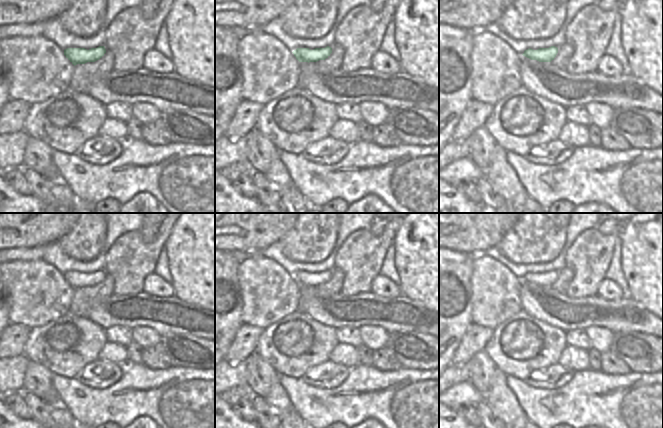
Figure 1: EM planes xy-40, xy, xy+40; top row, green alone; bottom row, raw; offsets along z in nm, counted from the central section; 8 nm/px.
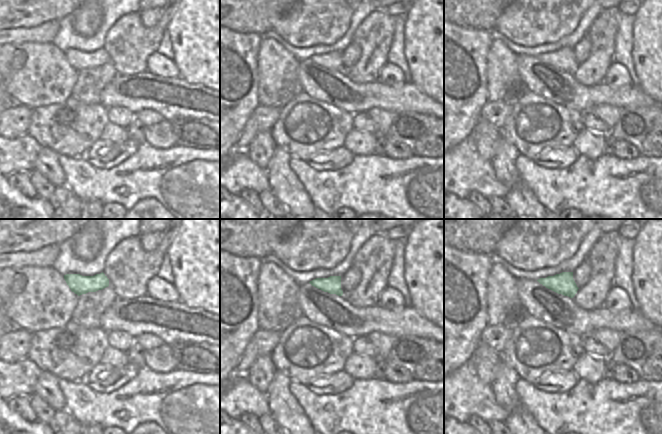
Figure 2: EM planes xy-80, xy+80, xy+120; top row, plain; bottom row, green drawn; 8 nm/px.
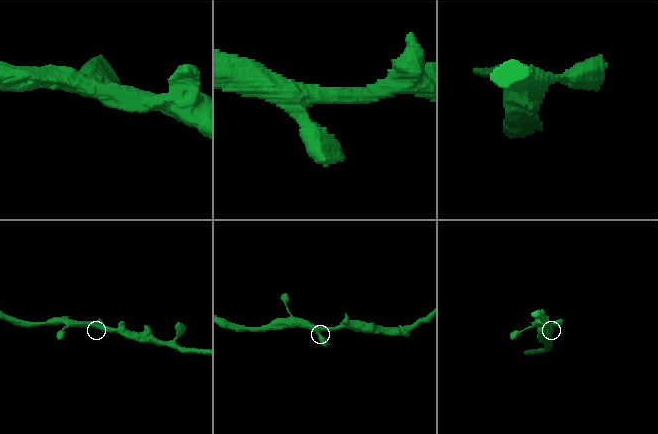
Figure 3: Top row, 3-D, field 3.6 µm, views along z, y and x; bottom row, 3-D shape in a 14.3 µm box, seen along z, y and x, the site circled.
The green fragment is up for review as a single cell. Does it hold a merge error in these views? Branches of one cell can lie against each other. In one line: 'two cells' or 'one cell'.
one cell

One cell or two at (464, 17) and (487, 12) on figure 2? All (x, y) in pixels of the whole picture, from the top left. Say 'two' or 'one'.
one

